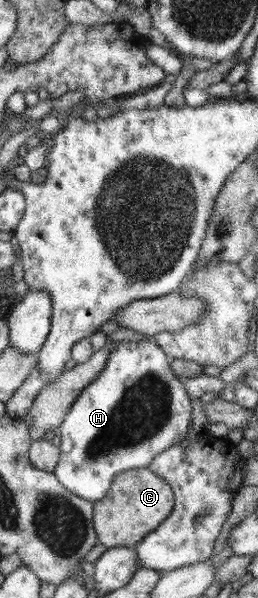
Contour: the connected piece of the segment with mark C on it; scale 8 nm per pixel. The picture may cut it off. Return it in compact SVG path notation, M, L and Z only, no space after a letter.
M147 468L128 469L112 481L106 497L93 503L93 525L97 539L106 548L136 548L144 537L157 529L172 513L174 493L162 477Z

